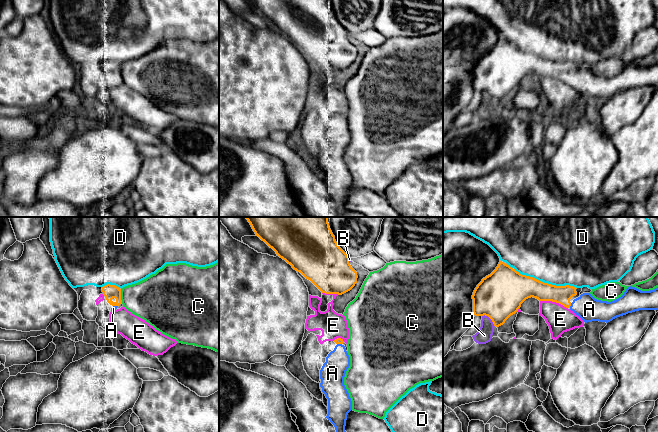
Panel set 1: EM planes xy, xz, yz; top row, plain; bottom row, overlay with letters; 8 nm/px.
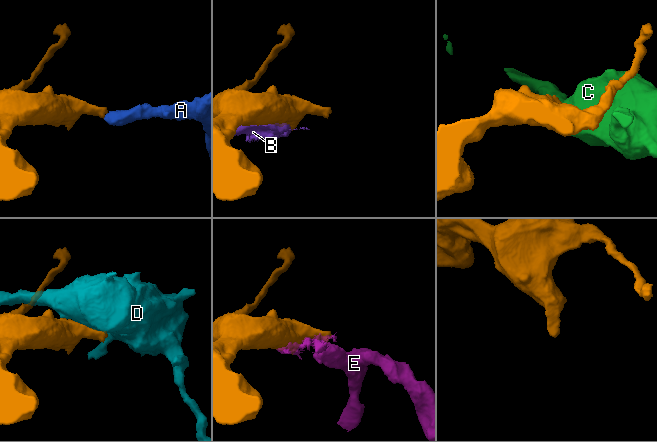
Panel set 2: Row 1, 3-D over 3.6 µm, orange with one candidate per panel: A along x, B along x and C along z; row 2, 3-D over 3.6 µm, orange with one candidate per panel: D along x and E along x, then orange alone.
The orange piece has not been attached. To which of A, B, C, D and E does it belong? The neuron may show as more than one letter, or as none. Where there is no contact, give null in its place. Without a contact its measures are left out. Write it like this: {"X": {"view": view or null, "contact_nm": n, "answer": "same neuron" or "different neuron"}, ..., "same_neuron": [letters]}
{"A": {"view": "yz", "contact_nm": 40, "answer": "same neuron"}, "B": {"view": "yz", "contact_nm": 140, "answer": "different neuron"}, "C": {"view": "xy", "contact_nm": 110, "answer": "different neuron"}, "D": {"view": "yz", "contact_nm": 550, "answer": "different neuron"}, "E": {"view": "yz", "contact_nm": 240, "answer": "different neuron"}, "same_neuron": ["A"]}

